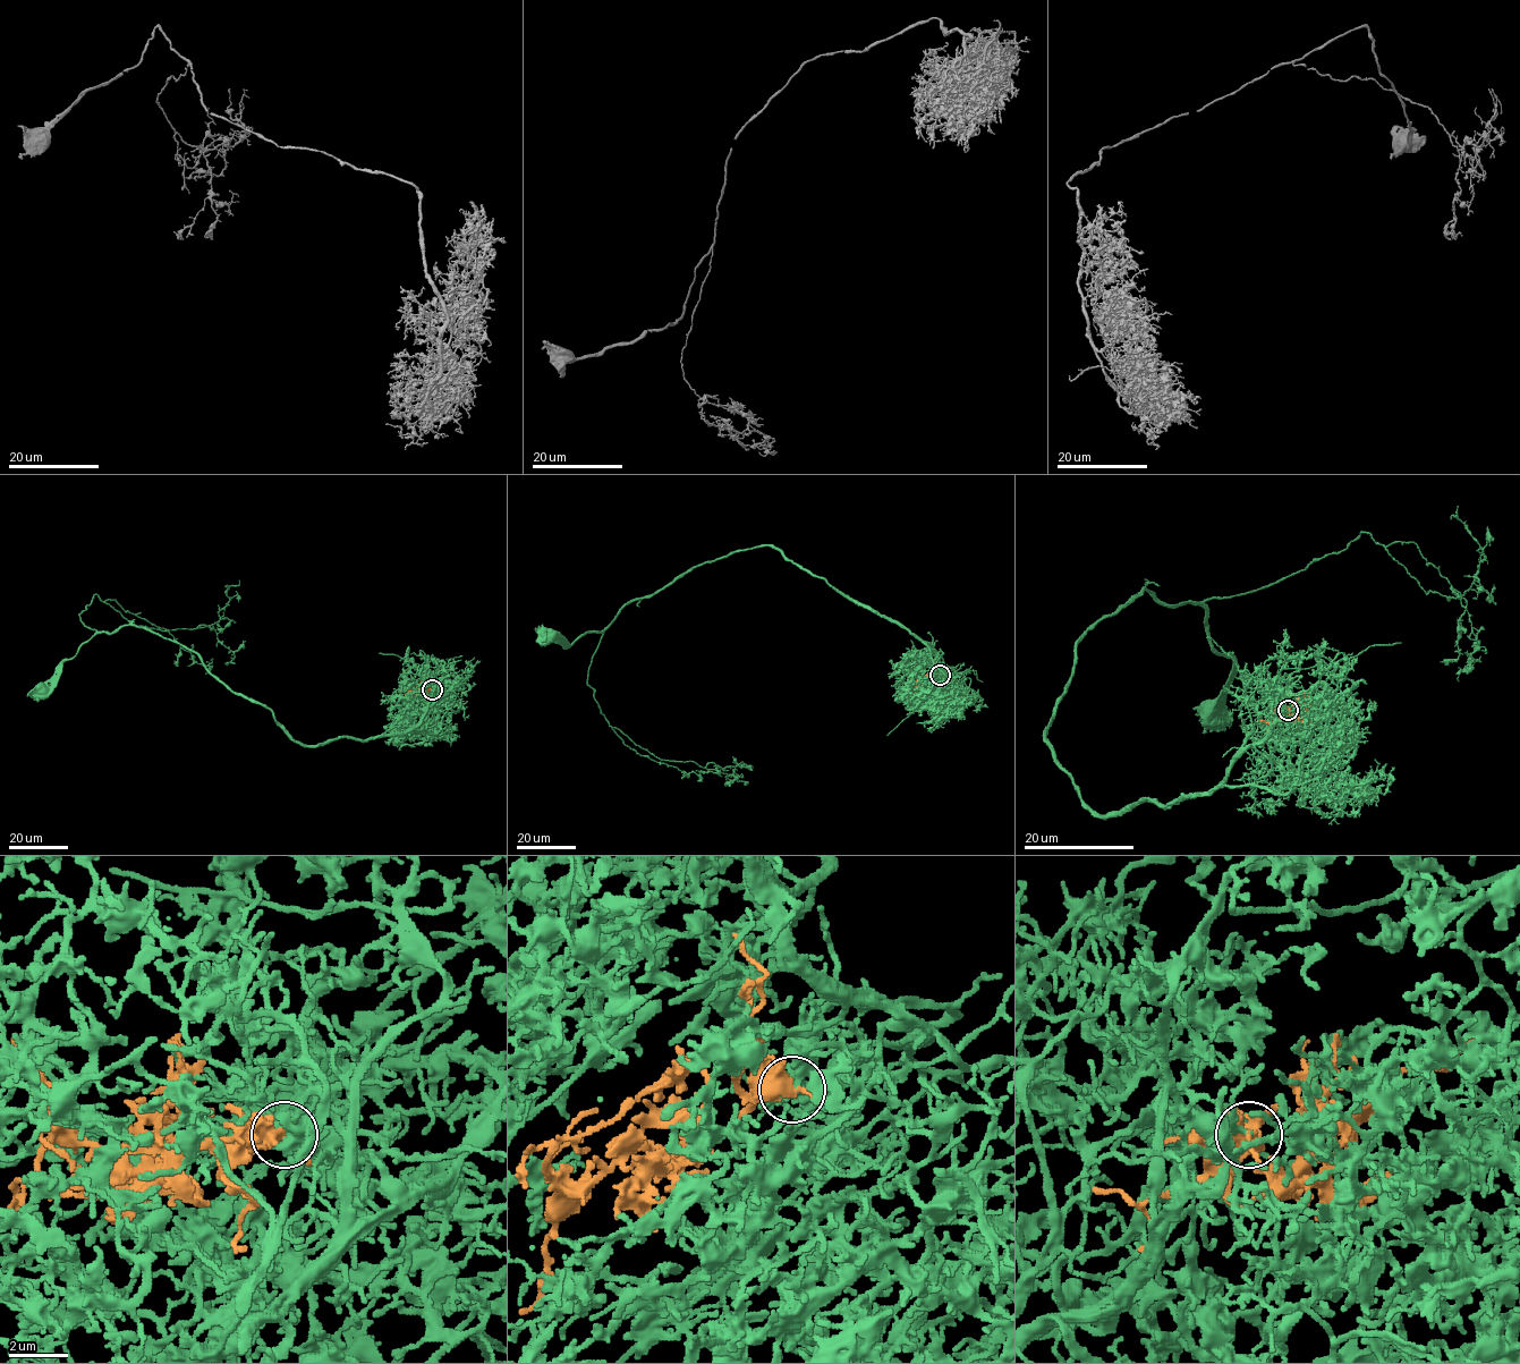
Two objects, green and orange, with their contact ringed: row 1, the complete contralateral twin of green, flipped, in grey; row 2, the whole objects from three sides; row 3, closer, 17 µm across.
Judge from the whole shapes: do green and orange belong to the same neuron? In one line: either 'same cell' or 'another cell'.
same cell

